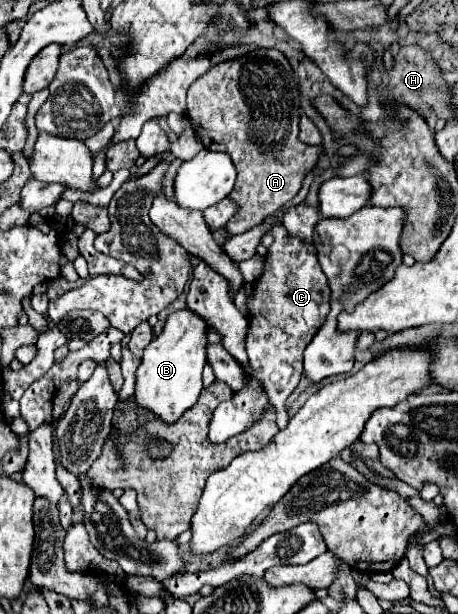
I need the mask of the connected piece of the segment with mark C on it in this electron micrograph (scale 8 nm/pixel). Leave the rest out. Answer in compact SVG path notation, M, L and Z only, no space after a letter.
M283 225L273 227L271 233L275 243L269 247L263 275L255 281L255 293L247 303L247 357L251 375L265 387L271 405L277 407L277 425L283 427L289 421L285 401L303 375L303 351L331 311L331 289L313 245L291 237Z

